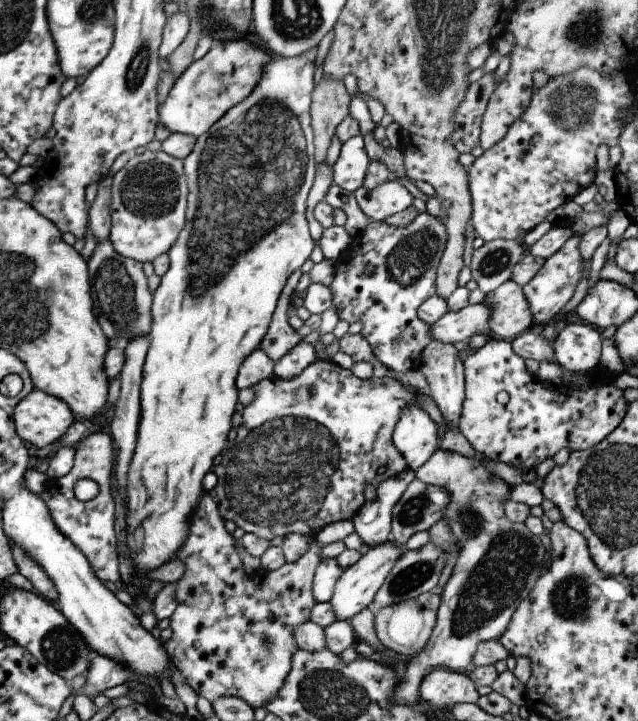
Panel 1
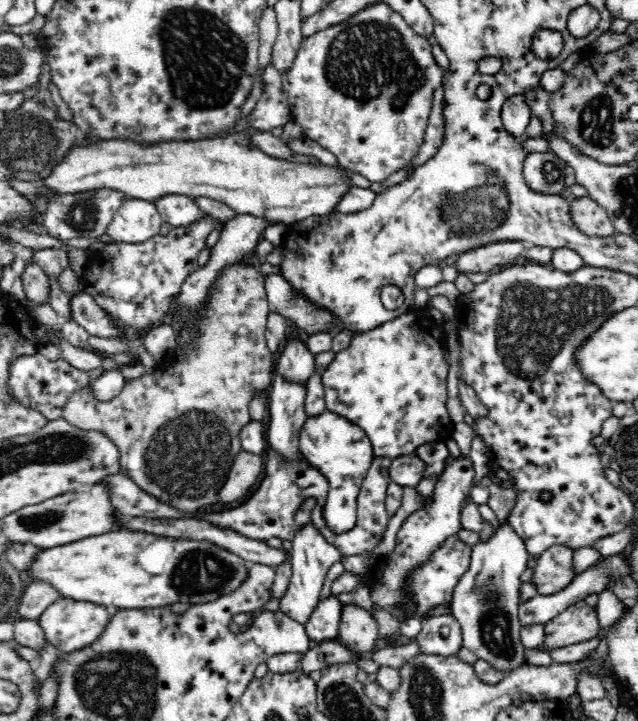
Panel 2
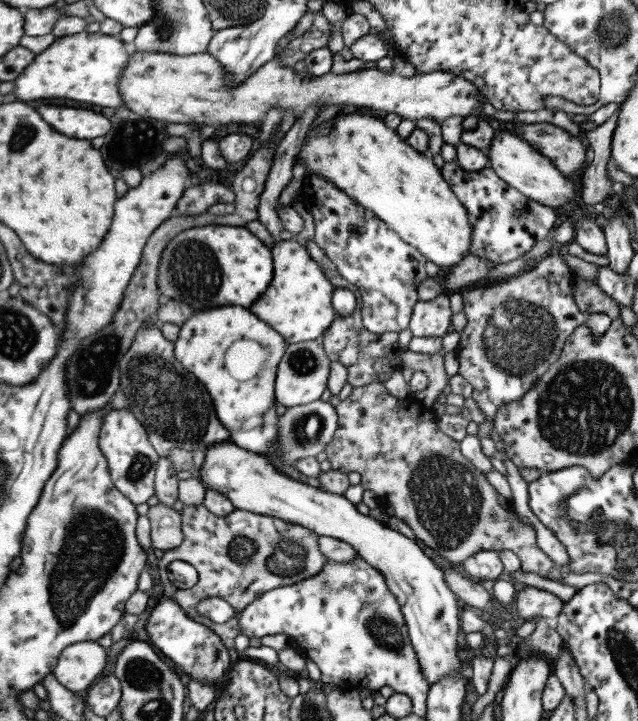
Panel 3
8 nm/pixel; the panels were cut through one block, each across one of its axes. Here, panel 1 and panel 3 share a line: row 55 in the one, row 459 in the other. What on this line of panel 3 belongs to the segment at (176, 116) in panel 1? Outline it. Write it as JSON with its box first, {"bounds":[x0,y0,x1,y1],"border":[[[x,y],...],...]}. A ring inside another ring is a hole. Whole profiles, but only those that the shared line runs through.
{"bounds":[197,440,466,685],"border":[[[230,440],[207,446],[203,453],[205,456],[203,456],[203,462],[201,462],[197,472],[199,481],[204,484],[205,488],[213,489],[217,493],[225,495],[231,501],[234,509],[279,518],[283,522],[289,522],[289,524],[305,526],[315,535],[341,540],[341,542],[349,544],[359,557],[383,575],[387,589],[394,595],[399,604],[407,637],[412,649],[415,650],[414,654],[425,683],[428,685],[435,684],[443,678],[453,676],[466,682],[465,673],[462,671],[462,662],[458,658],[458,654],[461,652],[457,643],[461,610],[457,608],[457,596],[447,586],[441,568],[437,567],[429,557],[422,553],[419,546],[415,545],[415,540],[401,535],[386,524],[377,522],[368,514],[359,514],[356,506],[343,495],[323,491],[297,480],[291,480],[287,476],[281,476],[281,473],[277,472],[277,465],[269,457],[243,450]]]}

